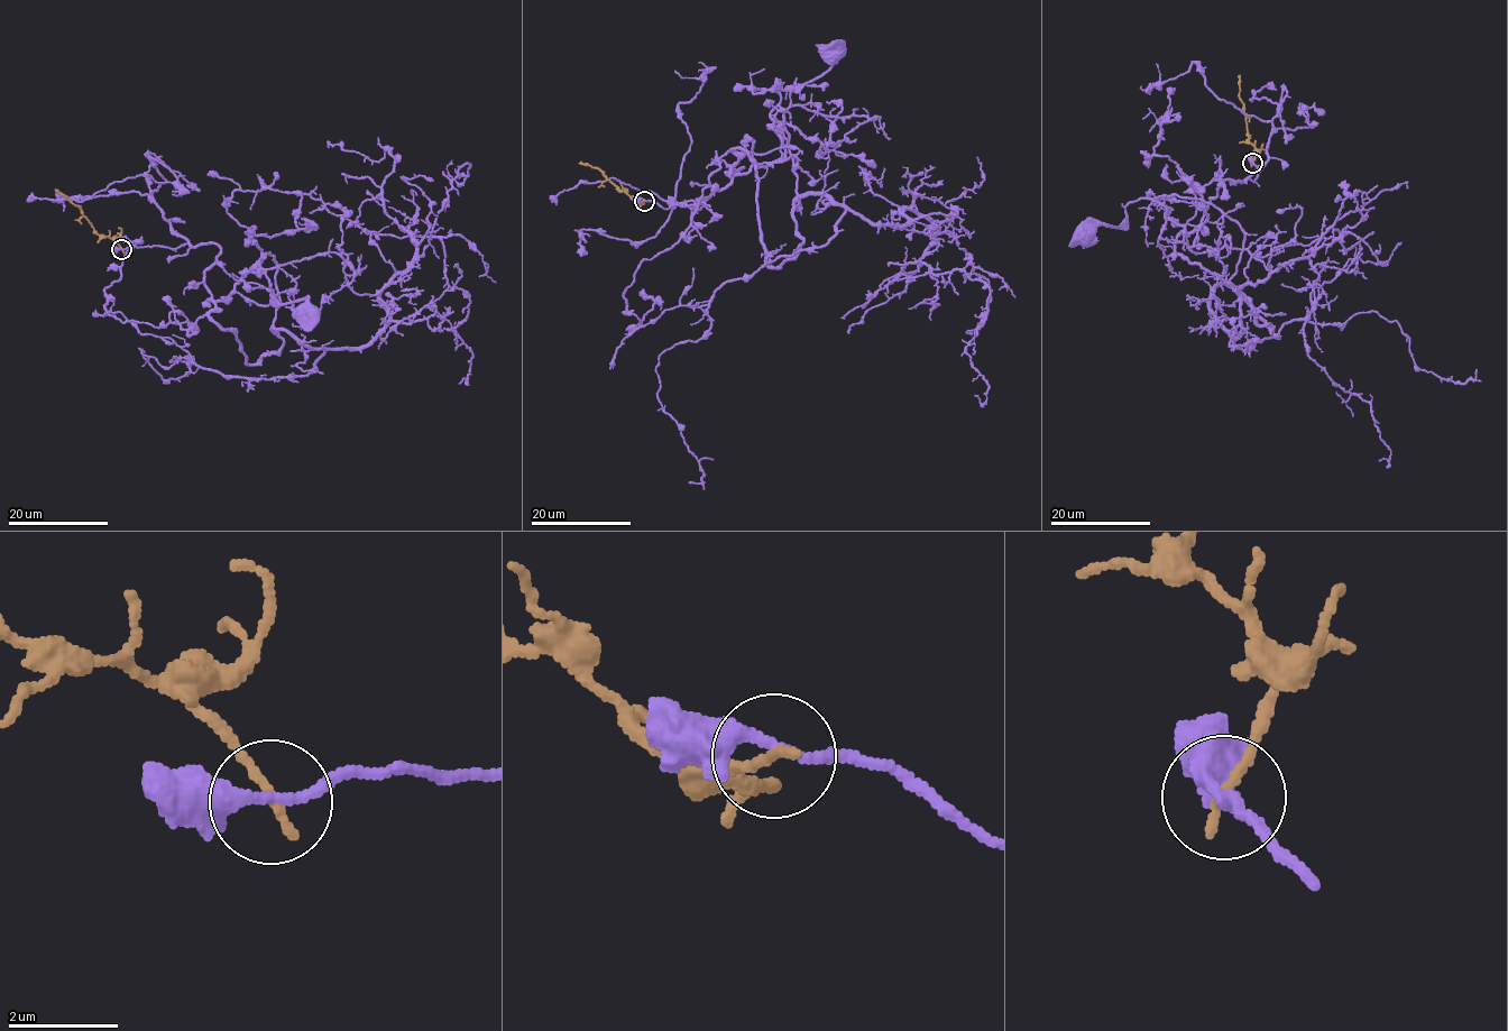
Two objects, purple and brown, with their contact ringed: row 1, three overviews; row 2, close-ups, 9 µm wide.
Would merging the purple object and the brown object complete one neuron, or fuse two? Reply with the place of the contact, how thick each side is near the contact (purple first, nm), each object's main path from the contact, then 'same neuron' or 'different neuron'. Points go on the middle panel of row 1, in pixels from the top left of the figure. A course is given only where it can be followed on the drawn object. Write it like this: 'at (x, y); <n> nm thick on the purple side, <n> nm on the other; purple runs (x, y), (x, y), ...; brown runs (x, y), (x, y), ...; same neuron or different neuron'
at (644, 201); 240 nm thick on the purple side, 200 nm on the other; purple runs (644, 200), (699, 204), (743, 168), (727, 165), (746, 174), (777, 160), (790, 93), (823, 75), (829, 54); brown runs (643, 201), (633, 200), (599, 169), (578, 163); different neuron

